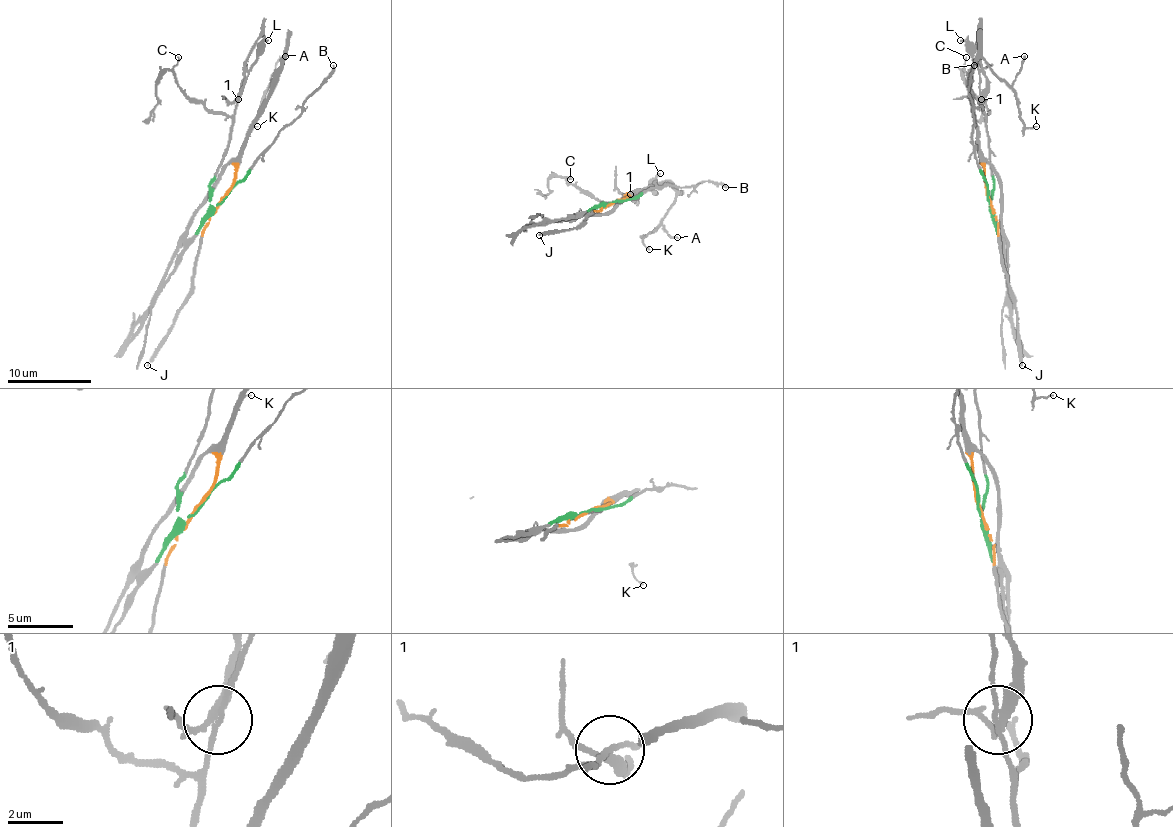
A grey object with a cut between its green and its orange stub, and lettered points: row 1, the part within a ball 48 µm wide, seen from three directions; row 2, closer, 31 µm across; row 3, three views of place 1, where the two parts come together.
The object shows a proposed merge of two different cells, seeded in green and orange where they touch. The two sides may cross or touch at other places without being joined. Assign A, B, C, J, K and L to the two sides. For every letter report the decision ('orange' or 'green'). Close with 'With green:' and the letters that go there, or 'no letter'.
A: orange
B: green
C: green
J: orange
K: orange
L: green
With green: B, C, L

